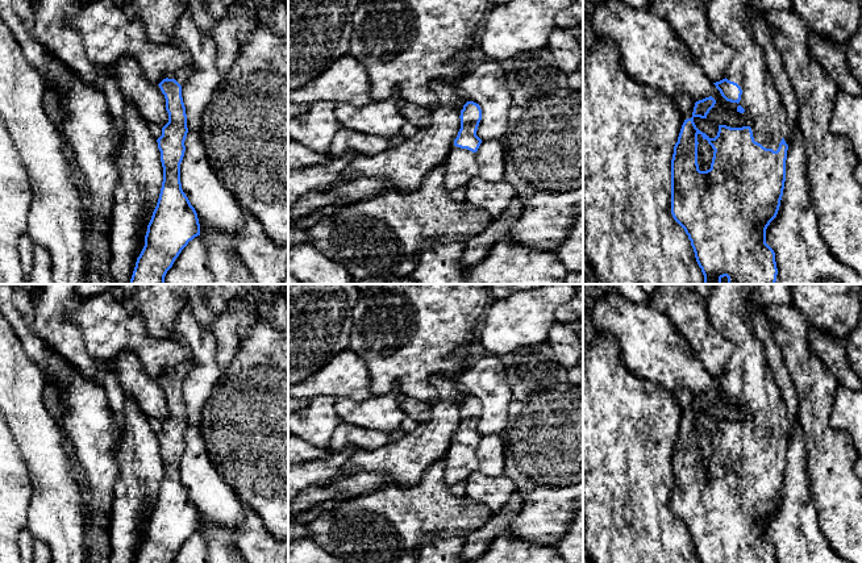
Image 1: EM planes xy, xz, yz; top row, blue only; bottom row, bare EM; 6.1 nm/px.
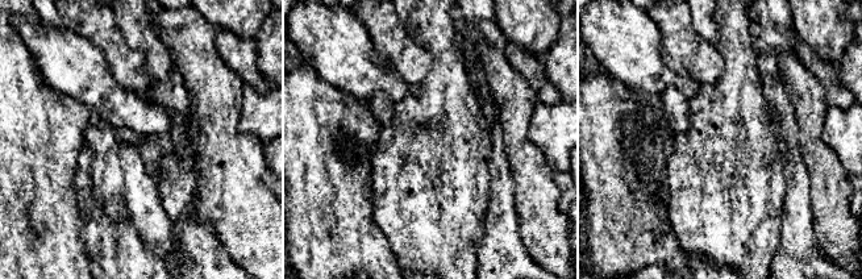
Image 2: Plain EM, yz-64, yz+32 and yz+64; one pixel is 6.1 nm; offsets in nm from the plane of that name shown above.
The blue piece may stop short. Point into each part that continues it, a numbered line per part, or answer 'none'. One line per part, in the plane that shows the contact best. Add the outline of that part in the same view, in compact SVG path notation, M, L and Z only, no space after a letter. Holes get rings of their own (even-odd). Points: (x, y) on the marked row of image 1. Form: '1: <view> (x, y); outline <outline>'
1: yz (729, 19); outline M711 0L707 8L709 25L715 34L734 50L733 61L726 71L726 79L737 83L741 89L741 105L753 118L751 132L754 141L766 149L778 150L784 138L787 113L783 107L780 92L767 68L767 62L762 46L757 42L749 5L751 0Z

